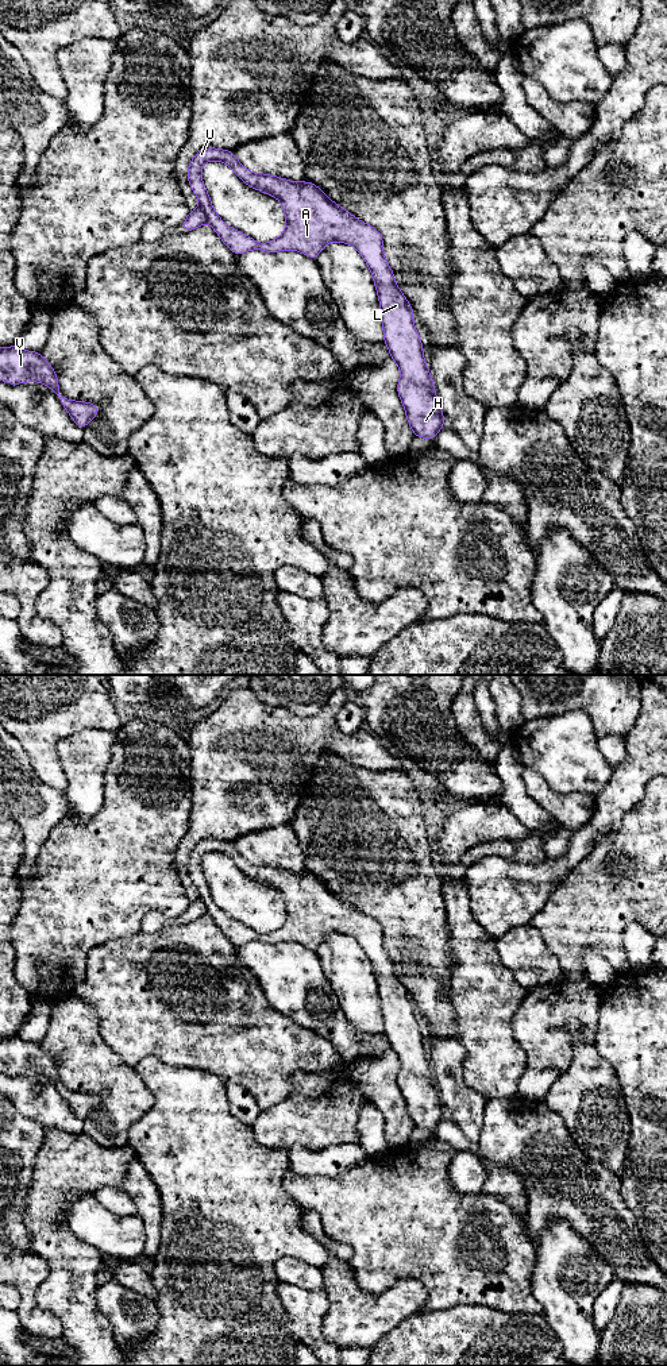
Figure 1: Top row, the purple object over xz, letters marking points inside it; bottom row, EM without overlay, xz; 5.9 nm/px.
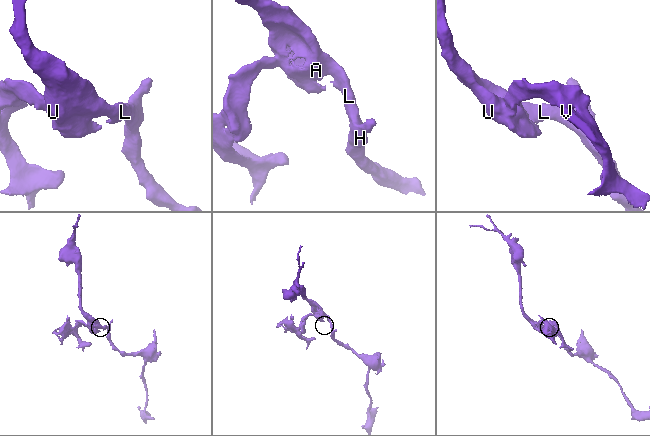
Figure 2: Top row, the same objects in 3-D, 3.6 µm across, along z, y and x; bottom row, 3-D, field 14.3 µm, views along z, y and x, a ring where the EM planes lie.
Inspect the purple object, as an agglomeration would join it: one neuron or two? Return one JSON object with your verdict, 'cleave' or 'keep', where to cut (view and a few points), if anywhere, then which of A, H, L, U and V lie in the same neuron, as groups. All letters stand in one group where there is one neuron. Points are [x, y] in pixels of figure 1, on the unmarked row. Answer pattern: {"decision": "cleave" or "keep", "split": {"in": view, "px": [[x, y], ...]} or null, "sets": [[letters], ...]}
{"decision": "cleave", "split": {"in": "xz", "px": [[200, 898], [207, 913]]}, "sets": [["A", "H", "L", "U"], ["V"]]}

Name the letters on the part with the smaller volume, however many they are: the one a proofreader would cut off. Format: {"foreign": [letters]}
{"foreign": ["V"]}

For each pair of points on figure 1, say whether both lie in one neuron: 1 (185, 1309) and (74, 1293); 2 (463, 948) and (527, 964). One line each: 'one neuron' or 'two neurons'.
1: two neurons
2: two neurons

